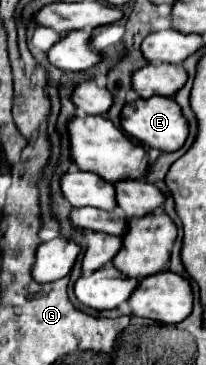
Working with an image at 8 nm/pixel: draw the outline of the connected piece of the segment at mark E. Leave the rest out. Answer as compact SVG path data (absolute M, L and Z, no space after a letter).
M152 96L148 100L138 98L134 102L128 102L122 110L120 120L122 120L122 128L126 134L130 134L138 142L148 144L150 148L160 150L160 152L178 150L188 136L188 124L180 112L180 106L176 104L176 100L166 98L166 96Z

